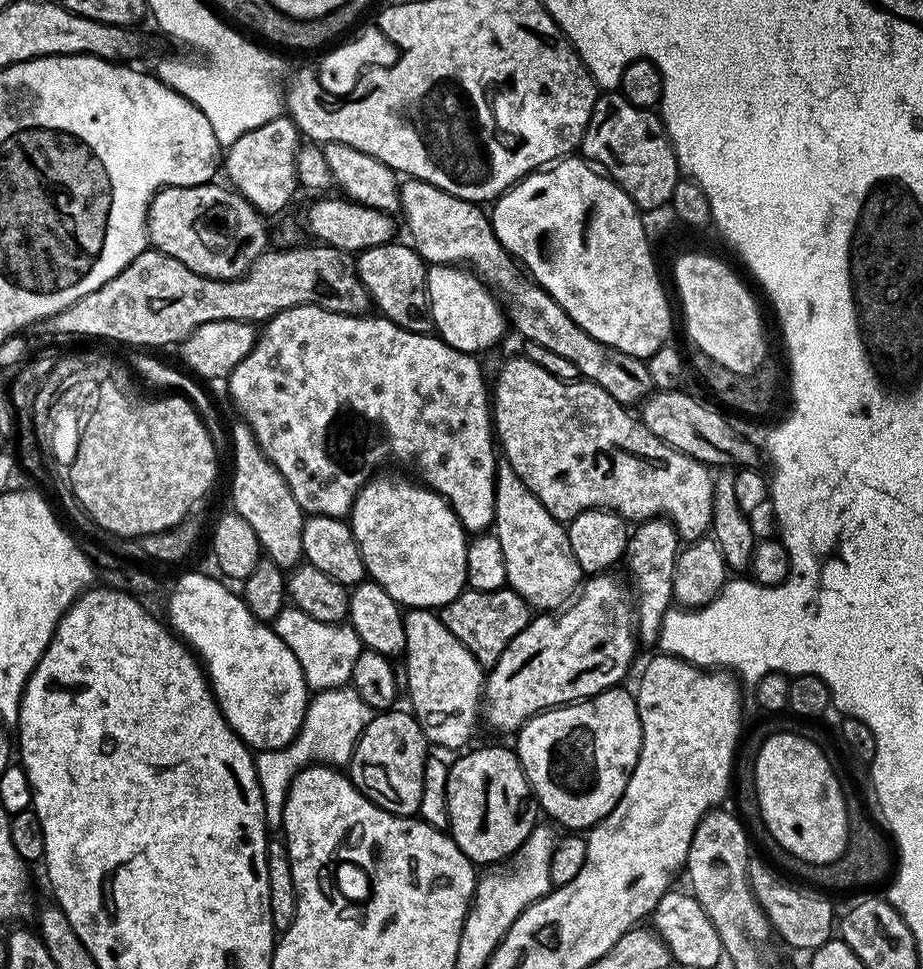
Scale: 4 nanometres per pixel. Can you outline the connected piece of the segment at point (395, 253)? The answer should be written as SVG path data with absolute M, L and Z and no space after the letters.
M393 242L374 246L355 257L356 274L368 292L369 301L384 319L411 332L433 331L432 315L428 313L428 268L426 261L407 243Z

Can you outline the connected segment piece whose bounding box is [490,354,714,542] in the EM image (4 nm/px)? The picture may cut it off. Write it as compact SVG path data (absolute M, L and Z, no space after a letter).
M517 354L517 356L510 357L501 366L500 373L496 376L496 384L494 380L494 389L490 394L490 407L492 409L494 436L498 441L498 448L503 459L512 467L514 474L518 474L518 478L522 478L522 482L526 482L526 486L530 486L532 493L540 499L542 506L546 506L546 510L550 510L550 514L555 520L567 522L591 508L609 508L629 522L657 518L671 520L672 525L676 527L676 535L684 542L701 539L709 531L712 522L712 482L714 479L710 468L670 447L661 438L652 434L640 418L632 420L631 414L628 413L631 411L625 405L619 404L613 396L606 394L606 390L602 390L602 386L592 384L583 378L559 380L554 378L554 374L550 374L550 370L542 370L542 366L538 366L538 362L534 362L529 356Z

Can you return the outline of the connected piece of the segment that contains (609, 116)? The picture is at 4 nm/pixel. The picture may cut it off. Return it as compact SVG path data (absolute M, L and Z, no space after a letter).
M608 90L597 95L590 114L590 122L584 131L582 156L583 159L603 169L641 210L660 208L663 204L665 207L672 199L674 186L682 178L680 165L676 163L676 151L672 149L672 139L664 129L663 119L651 108L639 108L626 102L626 98L616 90Z

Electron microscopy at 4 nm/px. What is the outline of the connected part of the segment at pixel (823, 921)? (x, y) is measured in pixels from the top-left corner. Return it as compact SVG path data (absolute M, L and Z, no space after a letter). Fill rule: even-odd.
M756 858L749 859L748 881L756 900L768 915L770 923L772 923L773 933L779 939L781 936L790 947L808 948L807 950L821 948L828 940L833 939L832 904L824 897L827 895L823 891L805 890L803 887L789 882L771 863L761 860L756 860ZM787 882L793 885L787 884ZM795 886L801 889L795 888ZM803 890L808 892L803 892Z

